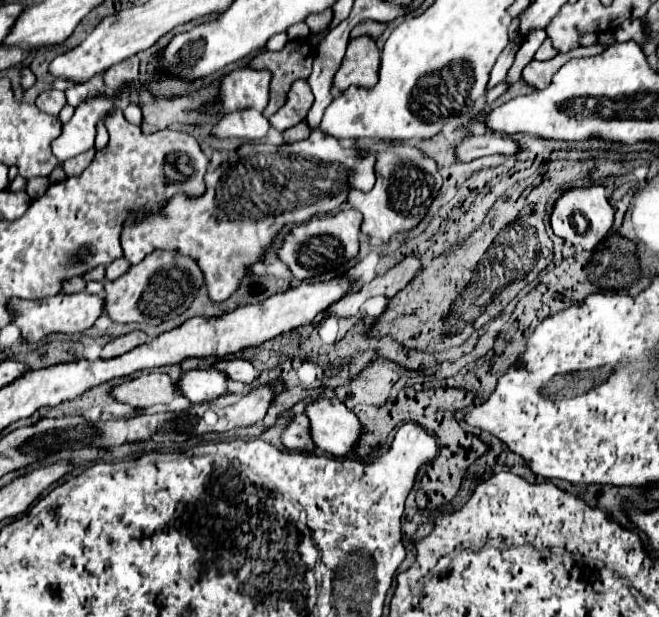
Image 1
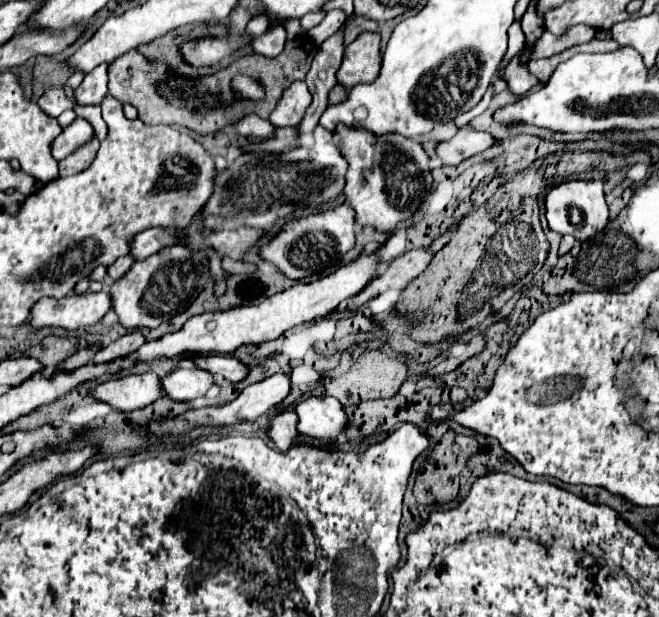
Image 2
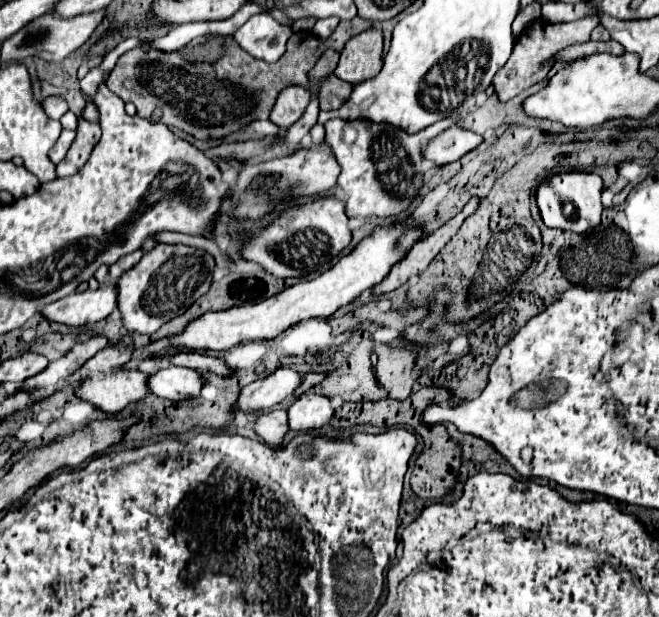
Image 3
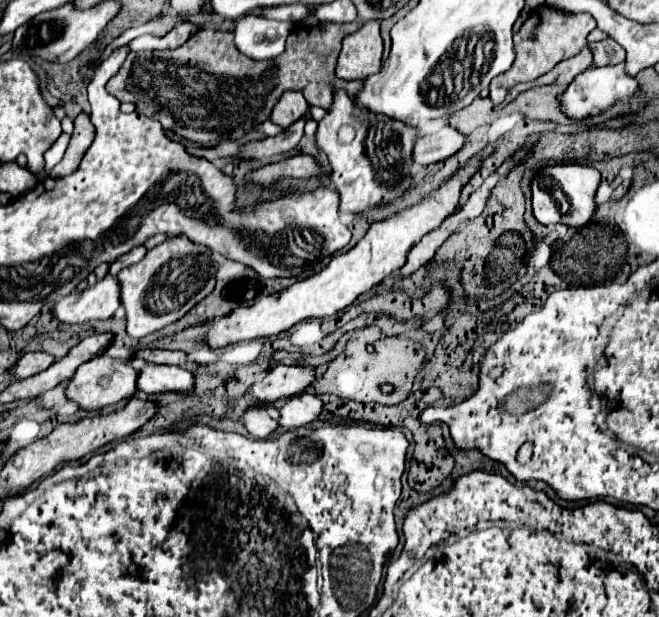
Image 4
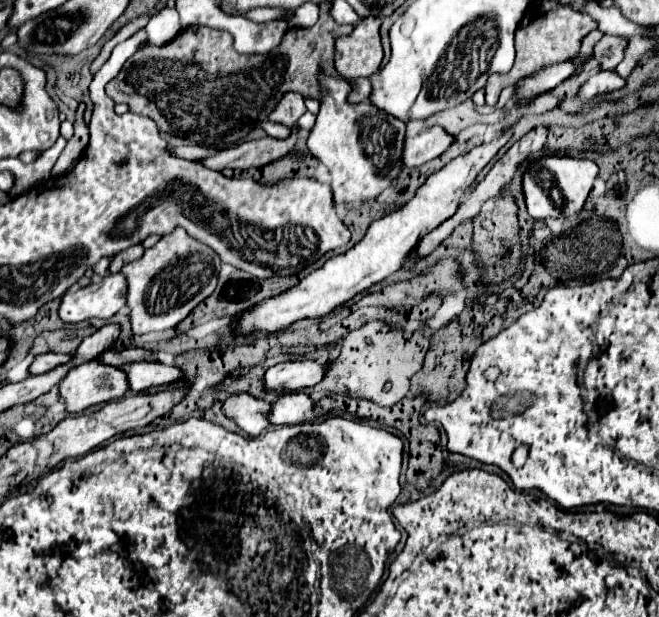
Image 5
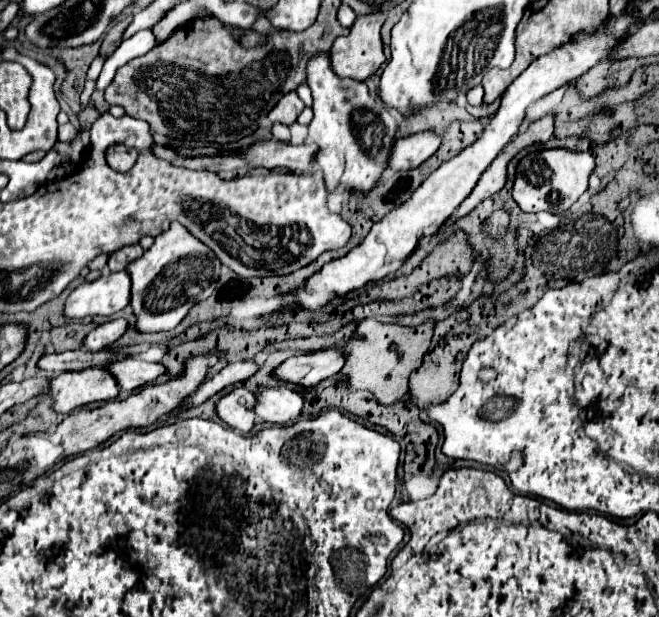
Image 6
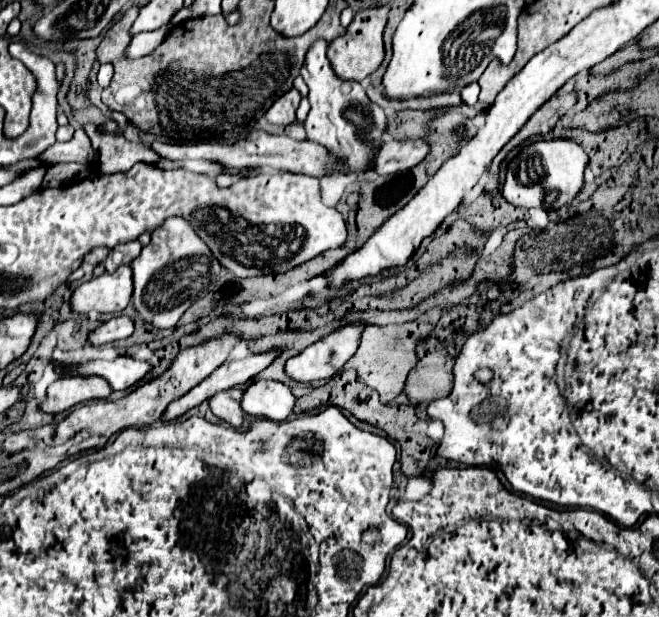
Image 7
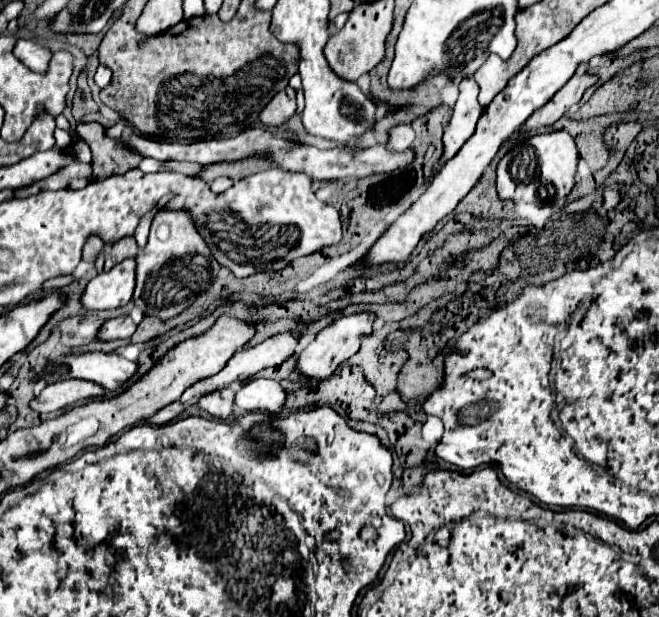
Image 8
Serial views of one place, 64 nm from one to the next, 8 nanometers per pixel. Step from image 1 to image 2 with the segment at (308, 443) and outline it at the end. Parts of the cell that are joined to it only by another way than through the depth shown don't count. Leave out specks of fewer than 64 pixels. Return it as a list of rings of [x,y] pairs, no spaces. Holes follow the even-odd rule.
[[[286,410],[282,414],[278,414],[276,418],[272,418],[270,422],[270,432],[268,436],[276,442],[276,446],[286,452],[292,444],[296,444],[298,440],[298,414],[294,414],[292,410]]]

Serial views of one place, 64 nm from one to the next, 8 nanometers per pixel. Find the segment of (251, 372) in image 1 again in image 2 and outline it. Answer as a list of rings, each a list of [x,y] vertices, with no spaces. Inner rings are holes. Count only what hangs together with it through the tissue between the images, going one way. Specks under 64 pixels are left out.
[[[196,356],[194,364],[198,368],[208,370],[210,374],[222,376],[230,382],[242,382],[250,374],[250,368],[244,362],[240,362],[238,358],[232,358],[232,356],[208,356],[208,358]]]

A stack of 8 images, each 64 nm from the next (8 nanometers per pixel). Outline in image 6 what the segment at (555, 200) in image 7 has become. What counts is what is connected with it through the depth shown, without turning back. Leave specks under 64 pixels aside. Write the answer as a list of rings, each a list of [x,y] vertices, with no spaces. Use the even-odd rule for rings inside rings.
[[[564,148],[530,152],[518,164],[512,196],[516,204],[530,214],[536,212],[558,214],[562,210],[570,210],[578,202],[578,198],[588,190],[588,180],[594,168],[596,168],[594,158],[586,152],[572,152]]]

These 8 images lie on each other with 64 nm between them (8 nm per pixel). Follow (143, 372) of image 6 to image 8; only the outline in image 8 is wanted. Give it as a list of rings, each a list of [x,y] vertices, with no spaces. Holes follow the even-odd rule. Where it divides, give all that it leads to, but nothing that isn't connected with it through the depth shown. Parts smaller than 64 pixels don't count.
[[[104,352],[80,354],[76,358],[68,358],[66,364],[68,378],[92,380],[104,386],[106,390],[118,390],[138,372],[138,362],[130,362],[118,354]]]

